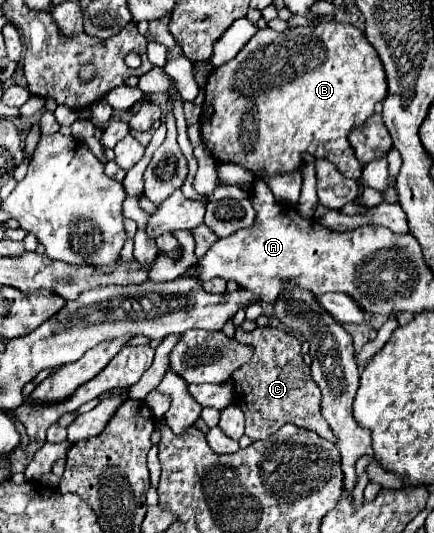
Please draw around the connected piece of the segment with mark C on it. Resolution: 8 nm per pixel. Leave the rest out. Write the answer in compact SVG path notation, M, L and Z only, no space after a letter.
M258 327L252 333L236 333L238 343L254 347L250 363L234 371L236 405L246 415L246 435L252 441L274 435L282 425L292 423L296 427L318 433L328 441L336 441L332 429L320 415L320 389L314 383L308 365L300 355L300 341L284 329Z

